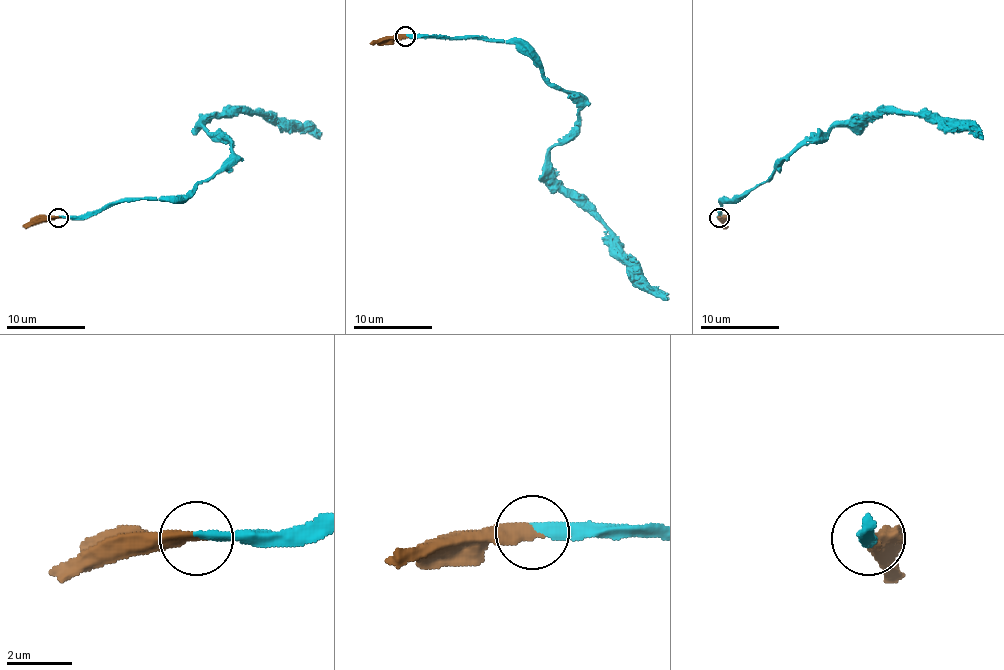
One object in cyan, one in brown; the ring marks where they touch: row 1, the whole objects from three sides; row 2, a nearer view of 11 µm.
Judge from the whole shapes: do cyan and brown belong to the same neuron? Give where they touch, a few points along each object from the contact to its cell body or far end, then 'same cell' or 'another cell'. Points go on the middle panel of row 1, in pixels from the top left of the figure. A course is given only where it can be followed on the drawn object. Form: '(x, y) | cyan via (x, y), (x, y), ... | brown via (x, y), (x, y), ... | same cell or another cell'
(405, 36) | cyan via (404, 35), (512, 41), (559, 86), (579, 107), (579, 123), (549, 150), (549, 172), (669, 299) | brown via (404, 37), (383, 37), (369, 43) | same cell

